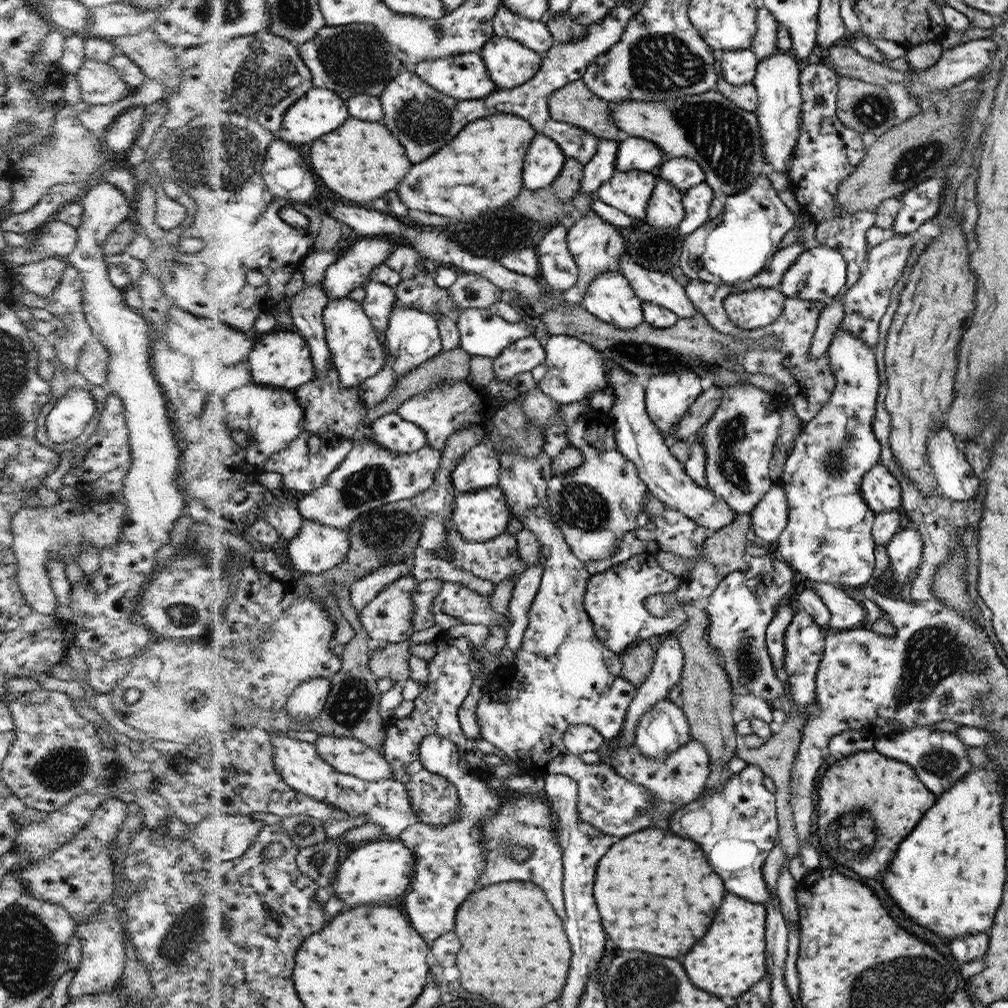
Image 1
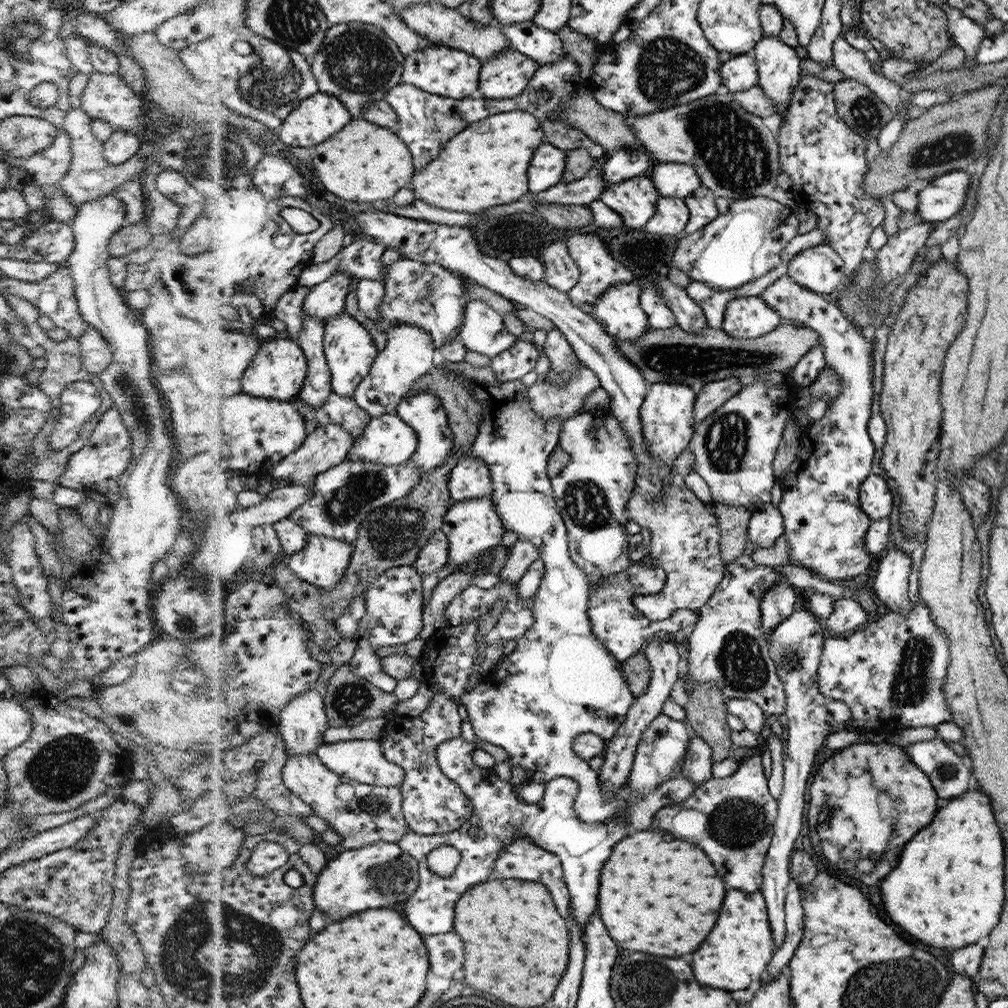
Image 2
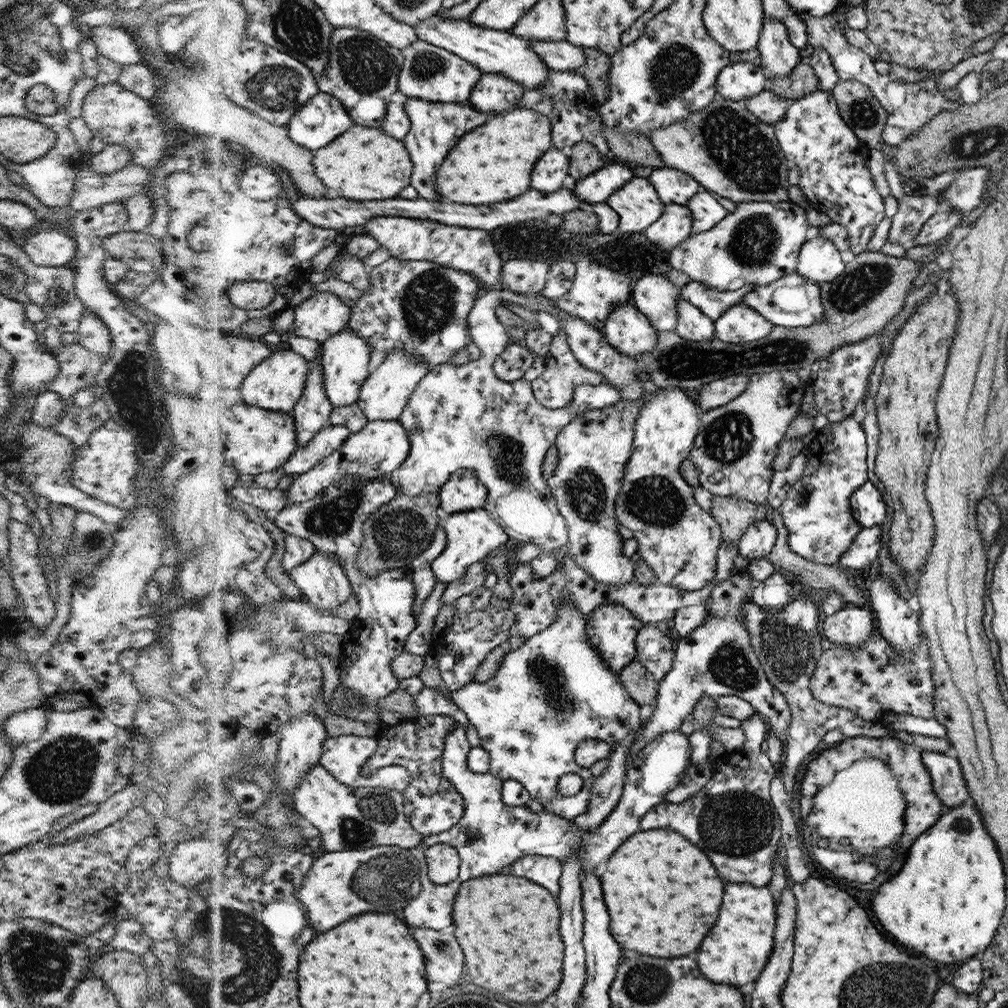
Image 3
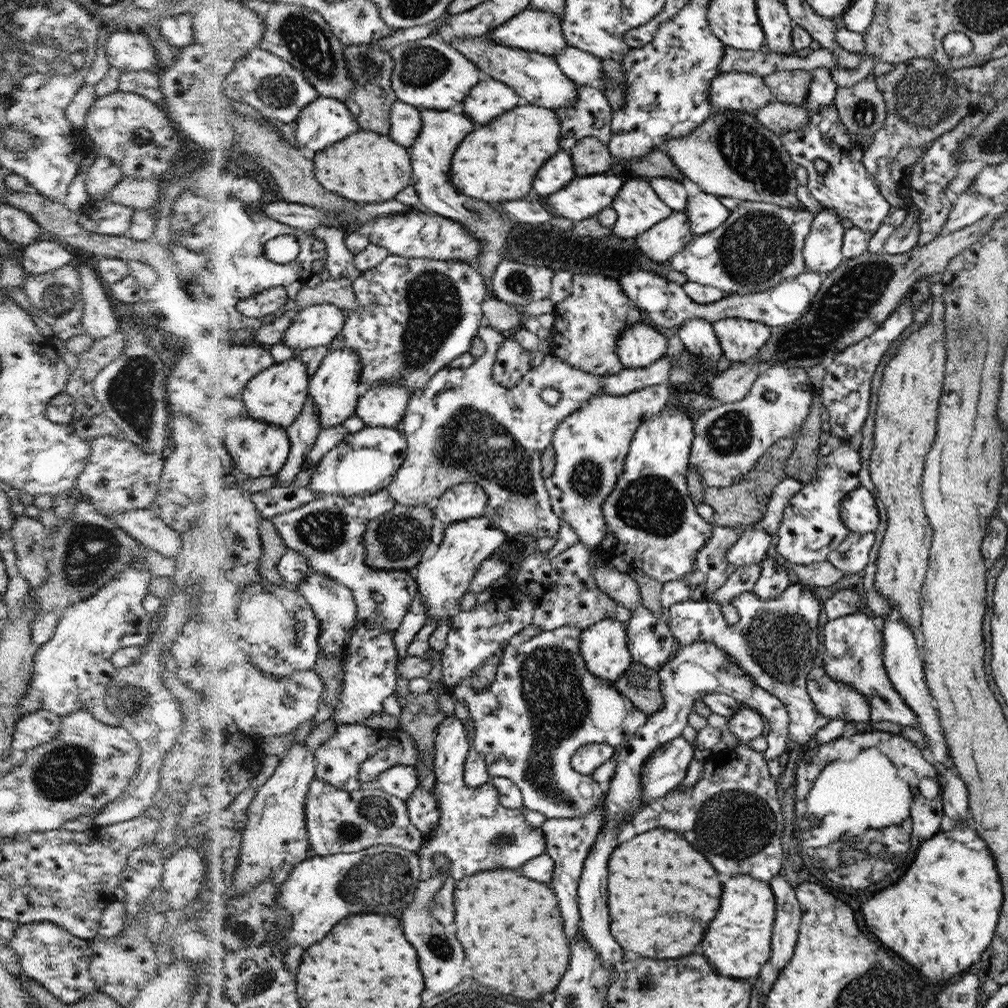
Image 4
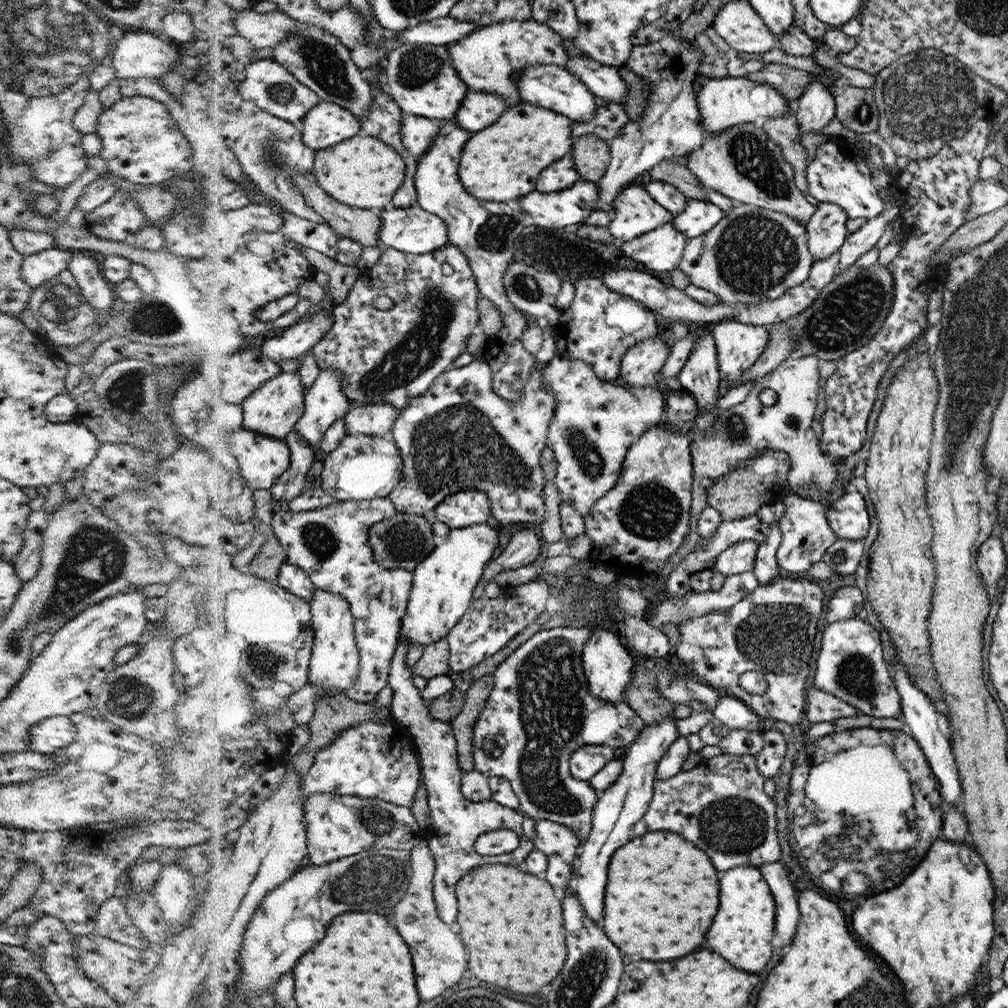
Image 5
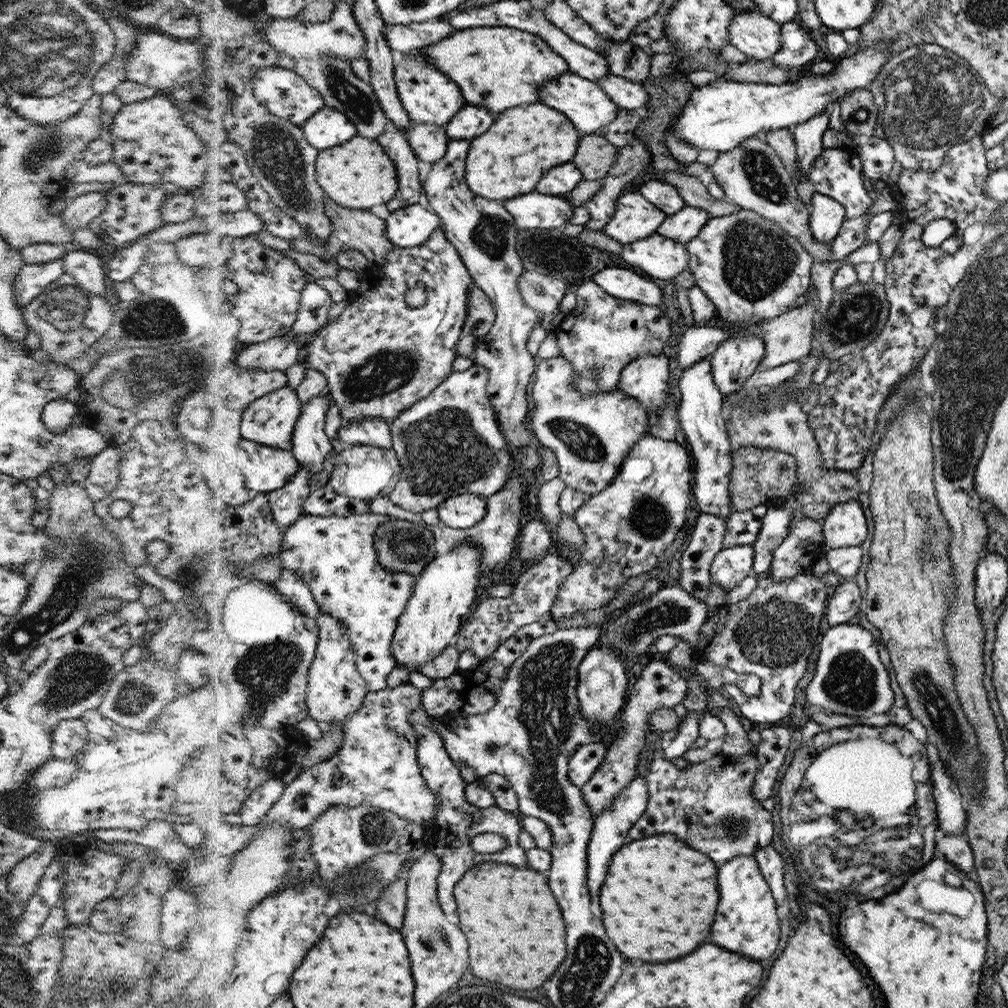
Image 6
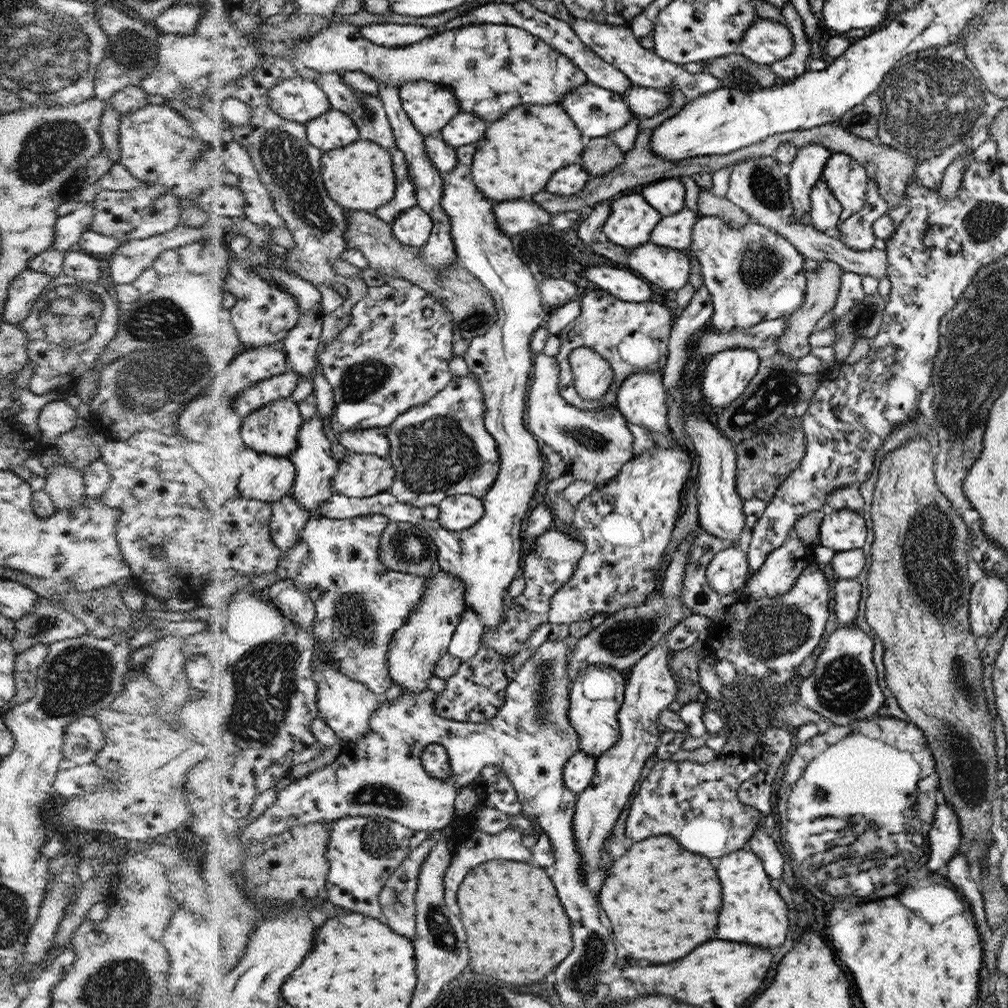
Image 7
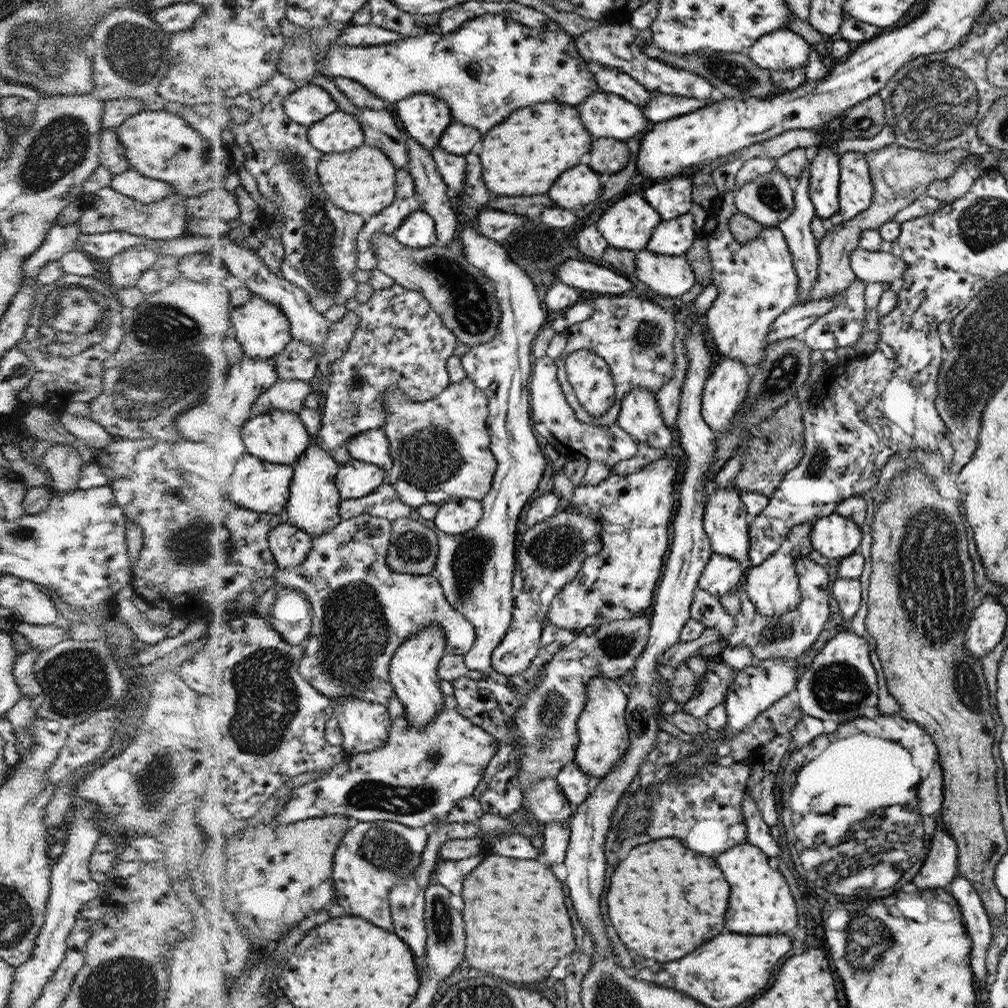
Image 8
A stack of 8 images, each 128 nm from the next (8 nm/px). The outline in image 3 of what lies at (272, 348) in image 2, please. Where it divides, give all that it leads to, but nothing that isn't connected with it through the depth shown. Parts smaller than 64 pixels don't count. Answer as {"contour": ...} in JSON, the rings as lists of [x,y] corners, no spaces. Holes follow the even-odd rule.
{"contour":[[[291,347],[278,350],[250,374],[237,396],[252,406],[266,410],[295,412],[296,405],[302,401],[306,393],[311,368],[311,362]]]}

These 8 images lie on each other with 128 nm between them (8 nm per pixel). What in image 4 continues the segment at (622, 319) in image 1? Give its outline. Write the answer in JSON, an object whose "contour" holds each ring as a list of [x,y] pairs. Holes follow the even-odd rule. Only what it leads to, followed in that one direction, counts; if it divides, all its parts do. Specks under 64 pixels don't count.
{"contour":[[[637,324],[634,328],[625,328],[617,342],[617,355],[622,361],[623,369],[640,369],[650,367],[662,359],[666,352],[666,338],[660,329],[652,324]]]}

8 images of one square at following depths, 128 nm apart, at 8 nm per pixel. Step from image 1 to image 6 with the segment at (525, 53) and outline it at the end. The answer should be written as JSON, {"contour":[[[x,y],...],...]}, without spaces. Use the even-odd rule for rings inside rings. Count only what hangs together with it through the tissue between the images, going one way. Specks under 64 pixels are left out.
{"contour":[[[466,104],[447,125],[447,131],[451,139],[474,140],[480,134],[484,134],[494,121],[495,117],[483,106]]]}

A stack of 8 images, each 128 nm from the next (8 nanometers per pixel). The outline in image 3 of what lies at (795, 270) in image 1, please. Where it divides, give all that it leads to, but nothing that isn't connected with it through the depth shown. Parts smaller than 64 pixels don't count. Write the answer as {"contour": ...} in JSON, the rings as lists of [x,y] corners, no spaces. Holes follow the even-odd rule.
{"contour":[[[822,235],[807,239],[799,255],[796,273],[815,283],[829,283],[846,270],[840,250]]]}

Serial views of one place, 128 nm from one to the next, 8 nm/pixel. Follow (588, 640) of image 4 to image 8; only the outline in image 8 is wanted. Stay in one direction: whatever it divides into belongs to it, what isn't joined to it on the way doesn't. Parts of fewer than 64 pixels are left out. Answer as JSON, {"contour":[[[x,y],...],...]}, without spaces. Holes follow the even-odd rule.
{"contour":[[[599,676],[593,678],[587,687],[587,704],[581,712],[578,731],[579,746],[575,754],[575,763],[588,773],[590,790],[599,786],[601,780],[613,770],[613,766],[627,754],[631,737],[626,721],[629,696],[626,696],[616,679]]]}

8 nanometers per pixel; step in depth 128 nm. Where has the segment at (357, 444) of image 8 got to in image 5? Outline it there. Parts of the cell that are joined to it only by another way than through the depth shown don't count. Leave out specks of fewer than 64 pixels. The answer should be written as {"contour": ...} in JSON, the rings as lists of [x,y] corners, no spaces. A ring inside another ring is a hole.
{"contour":[[[386,403],[353,406],[345,419],[349,435],[390,437],[400,413],[400,409]]]}

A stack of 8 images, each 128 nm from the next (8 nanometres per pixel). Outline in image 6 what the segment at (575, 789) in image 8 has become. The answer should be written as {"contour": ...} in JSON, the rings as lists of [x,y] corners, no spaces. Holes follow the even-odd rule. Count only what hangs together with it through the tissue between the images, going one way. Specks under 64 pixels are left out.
{"contour":[[[608,742],[588,743],[579,748],[570,758],[570,779],[572,784],[584,786],[599,770],[606,758]]]}

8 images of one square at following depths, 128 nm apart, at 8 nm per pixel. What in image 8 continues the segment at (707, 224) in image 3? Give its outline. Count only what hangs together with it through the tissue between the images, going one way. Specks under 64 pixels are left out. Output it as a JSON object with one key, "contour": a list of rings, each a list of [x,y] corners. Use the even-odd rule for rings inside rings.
{"contour":[[[692,212],[678,216],[675,219],[662,221],[648,245],[650,252],[668,256],[685,255],[699,235],[694,230],[694,215]]]}

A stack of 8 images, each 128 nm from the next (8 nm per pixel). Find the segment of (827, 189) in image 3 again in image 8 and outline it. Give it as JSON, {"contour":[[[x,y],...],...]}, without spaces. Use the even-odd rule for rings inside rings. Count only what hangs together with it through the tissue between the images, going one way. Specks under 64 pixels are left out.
{"contour":[[[847,151],[838,156],[841,164],[839,210],[826,221],[827,226],[839,226],[866,211],[874,202],[874,184],[869,162],[863,154]]]}

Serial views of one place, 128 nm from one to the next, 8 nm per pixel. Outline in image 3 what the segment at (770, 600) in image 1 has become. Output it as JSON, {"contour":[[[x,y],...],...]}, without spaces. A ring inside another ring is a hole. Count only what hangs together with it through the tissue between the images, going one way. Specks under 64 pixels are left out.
{"contour":[[[733,567],[730,578],[715,586],[711,592],[708,601],[711,612],[703,626],[685,638],[677,638],[672,668],[657,685],[658,694],[654,703],[656,709],[635,736],[630,747],[628,764],[632,755],[639,754],[659,734],[678,730],[685,718],[691,718],[695,704],[705,696],[732,695],[747,700],[755,708],[755,712],[770,724],[769,733],[780,738],[789,730],[791,709],[787,699],[780,689],[768,680],[743,622],[743,606],[752,601],[746,599],[750,584],[751,578],[745,568]]]}

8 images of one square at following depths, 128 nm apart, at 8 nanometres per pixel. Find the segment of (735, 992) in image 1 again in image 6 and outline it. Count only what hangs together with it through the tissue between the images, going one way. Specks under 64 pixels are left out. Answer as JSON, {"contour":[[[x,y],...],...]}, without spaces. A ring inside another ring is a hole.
{"contour":[[[738,856],[720,866],[720,916],[716,916],[716,928],[712,928],[712,942],[759,963],[768,960],[780,940],[780,920],[774,898],[753,856]]]}

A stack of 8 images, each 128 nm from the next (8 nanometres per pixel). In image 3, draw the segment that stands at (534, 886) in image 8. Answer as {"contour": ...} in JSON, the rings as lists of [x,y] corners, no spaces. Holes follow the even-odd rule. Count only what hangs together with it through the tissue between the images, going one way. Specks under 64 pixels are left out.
{"contour":[[[510,874],[480,876],[476,880],[464,881],[460,885],[456,904],[456,924],[458,928],[454,934],[466,954],[468,974],[476,986],[502,994],[514,1002],[542,1002],[554,990],[558,990],[564,976],[564,942],[558,932],[560,910],[546,888]]]}

